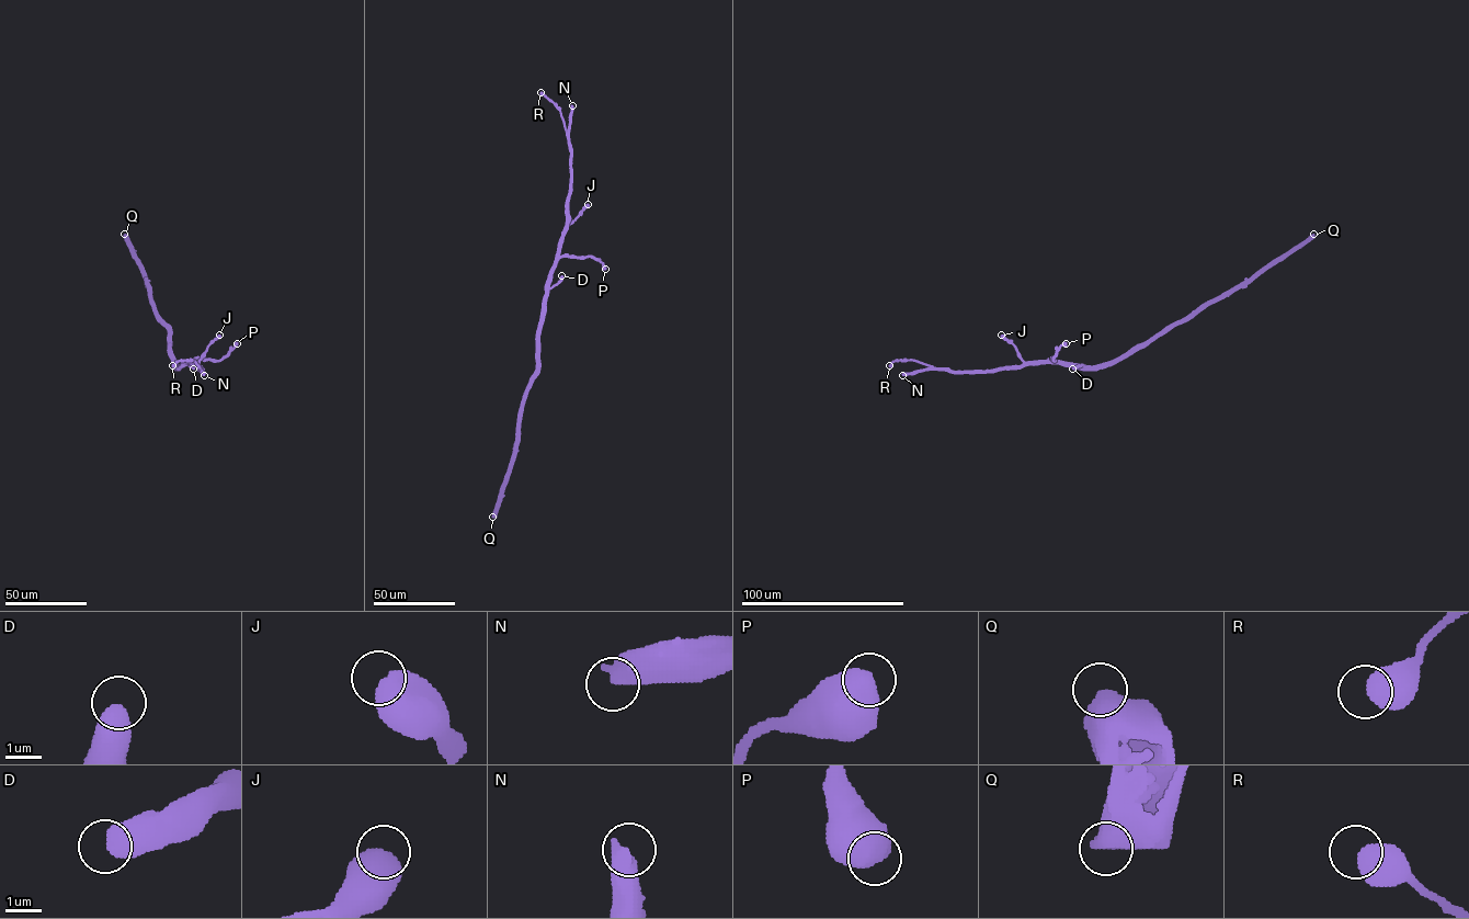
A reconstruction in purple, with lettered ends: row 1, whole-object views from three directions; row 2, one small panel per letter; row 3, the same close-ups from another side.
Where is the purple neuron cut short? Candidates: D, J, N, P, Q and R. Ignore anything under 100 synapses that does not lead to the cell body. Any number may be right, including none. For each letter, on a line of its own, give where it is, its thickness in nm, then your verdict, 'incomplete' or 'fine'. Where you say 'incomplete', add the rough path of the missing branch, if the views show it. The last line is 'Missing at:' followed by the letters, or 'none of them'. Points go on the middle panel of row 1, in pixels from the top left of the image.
D: place (561, 275); calibre 600 nm; fine
J: place (588, 204); calibre 700 nm; fine
N: place (572, 105); calibre 600 nm; incomplete
P: place (605, 269); calibre 750 nm; fine
Q: place (492, 517); calibre 700 nm; fine
R: place (541, 92); calibre 700 nm; fine
Missing at: N

